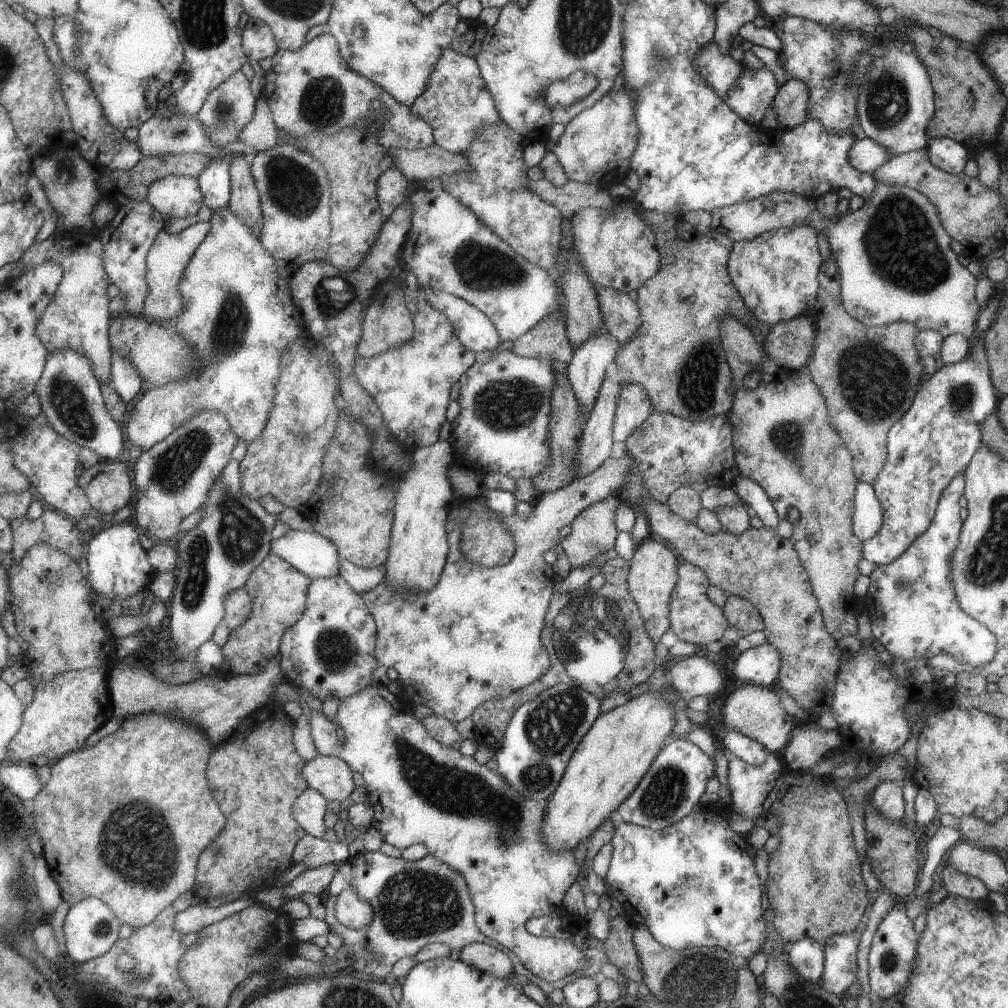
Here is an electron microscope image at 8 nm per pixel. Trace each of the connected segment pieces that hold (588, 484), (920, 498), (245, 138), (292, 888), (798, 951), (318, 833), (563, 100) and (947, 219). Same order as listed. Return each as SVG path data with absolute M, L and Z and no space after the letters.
M623 452L618 458L609 456L591 474L577 478L558 491L542 494L532 506L531 515L527 518L521 518L516 513L509 516L495 513L495 516L503 520L503 524L507 524L507 528L511 530L516 545L510 563L495 567L483 568L479 564L467 562L461 556L461 520L469 514L469 510L461 508L455 501L450 506L446 520L449 554L446 556L442 575L439 576L434 588L395 592L393 584L383 577L377 586L360 595L375 624L375 662L385 669L393 668L397 671L397 680L401 682L402 687L401 699L404 703L410 706L424 705L436 716L456 724L470 716L479 704L495 697L510 696L513 692L527 687L527 684L534 683L550 670L552 661L542 644L541 635L545 626L546 611L552 598L555 575L551 570L551 564L546 563L545 552L560 542L559 528L569 525L579 512L609 494L619 496L621 486L633 474L633 468L636 468L635 462L629 452Z
M975 344L970 353L971 358L965 357L956 363L943 365L931 376L924 376L909 410L893 424L886 435L886 462L873 484L874 492L883 508L883 522L871 538L862 541L862 558L874 565L893 563L930 526L947 483L965 470L974 452L981 446L982 420L995 410L997 396L985 348Z
M264 95L255 102L253 116L237 134L237 141L254 148L257 152L277 145L276 127Z
M329 864L315 867L314 869L305 869L284 887L282 896L285 899L297 899L305 892L315 894L315 896L323 896L324 890L330 883L332 874L340 866Z
M805 936L789 945L787 952L791 968L795 968L795 972L802 977L802 980L811 980L813 984L816 984L823 970L822 945Z
M307 787L301 791L292 804L292 815L307 835L321 839L326 831L323 817L327 811L327 801L317 790Z
M585 70L571 72L566 80L555 80L544 91L547 108L567 108L590 95L597 86L598 81L593 74Z
M919 149L895 155L886 160L881 167L871 171L875 181L884 185L899 185L915 189L923 193L931 204L938 209L943 230L962 244L963 257L968 260L983 260L991 251L1003 247L1003 224L1005 224L1005 210L999 204L997 190L990 190L982 186L977 178L966 176L963 171L951 175L935 168L928 158L926 149Z

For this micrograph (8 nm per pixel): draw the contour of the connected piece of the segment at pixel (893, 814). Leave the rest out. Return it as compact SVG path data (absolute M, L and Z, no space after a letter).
M881 781L877 784L869 799L872 811L886 819L900 821L904 819L901 788L900 781Z

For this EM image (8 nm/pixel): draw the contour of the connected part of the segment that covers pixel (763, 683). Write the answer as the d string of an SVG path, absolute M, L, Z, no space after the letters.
M765 643L734 654L728 665L730 673L742 684L772 688L775 685L781 662L777 650L771 644Z

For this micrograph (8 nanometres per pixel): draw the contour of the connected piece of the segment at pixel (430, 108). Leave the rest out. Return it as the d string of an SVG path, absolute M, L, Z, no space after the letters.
M447 48L431 75L426 91L410 105L411 112L435 128L435 145L451 153L463 153L474 141L475 128L483 128L490 122L499 122L490 92L487 92L478 64L473 57Z

